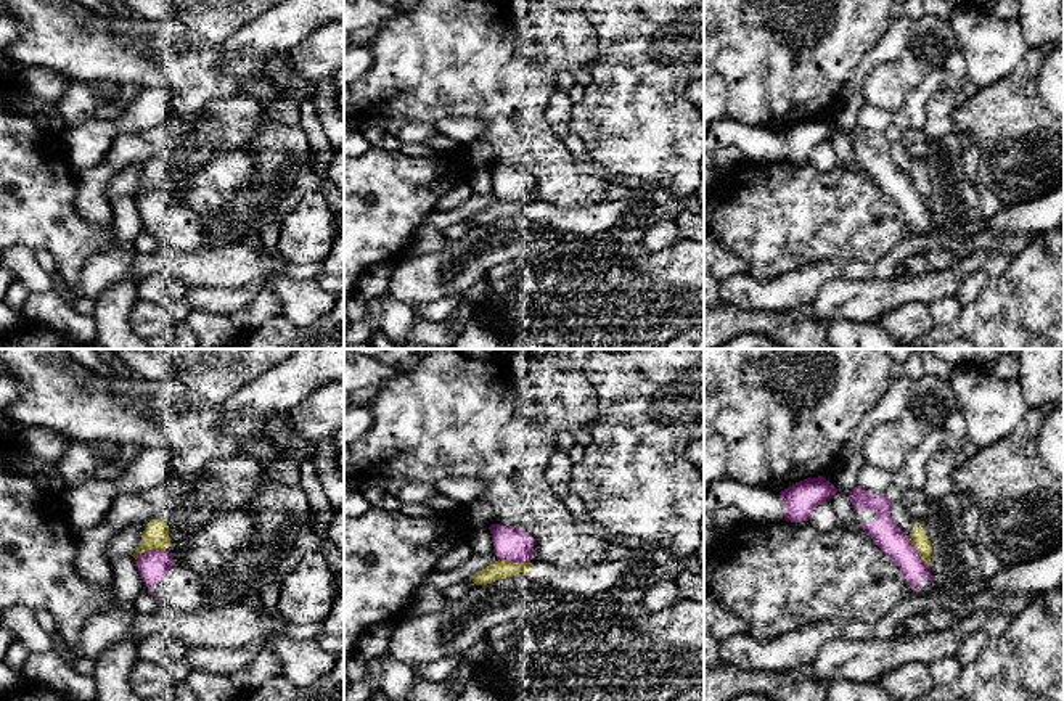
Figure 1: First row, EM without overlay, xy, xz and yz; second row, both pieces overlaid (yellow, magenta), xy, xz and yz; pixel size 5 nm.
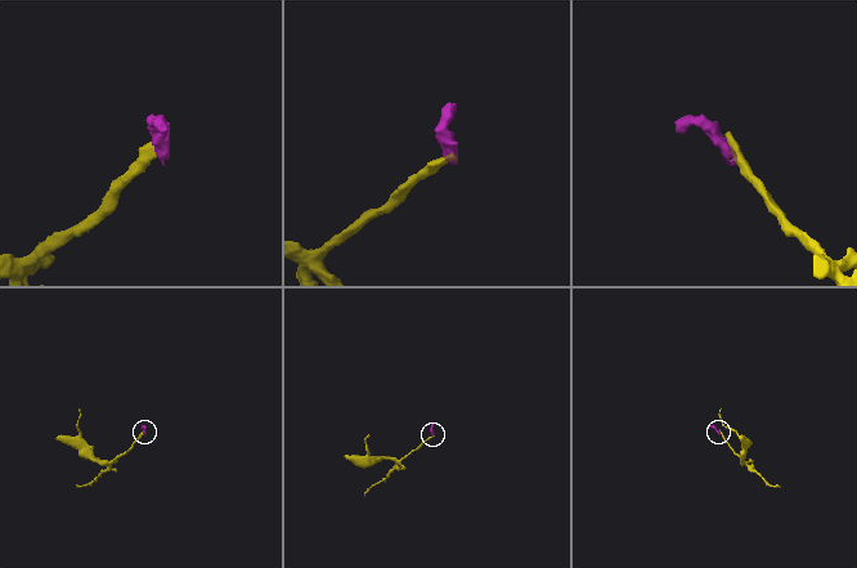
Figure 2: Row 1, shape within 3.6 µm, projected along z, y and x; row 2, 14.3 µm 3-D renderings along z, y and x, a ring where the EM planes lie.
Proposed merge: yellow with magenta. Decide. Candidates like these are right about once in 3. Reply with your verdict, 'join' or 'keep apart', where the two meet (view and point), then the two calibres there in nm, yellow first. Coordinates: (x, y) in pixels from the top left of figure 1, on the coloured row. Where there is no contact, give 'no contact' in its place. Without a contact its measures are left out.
keep apart | xy (150, 549) | 130/150 nm

